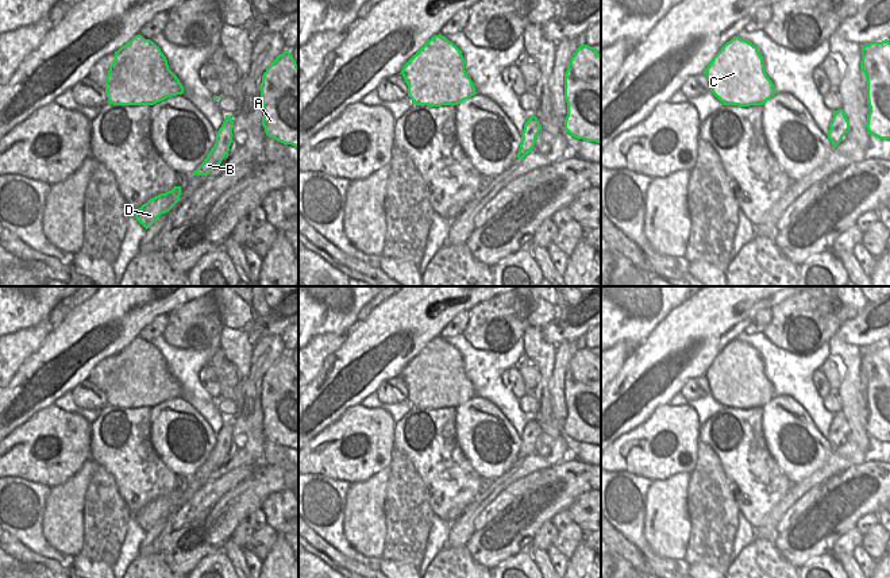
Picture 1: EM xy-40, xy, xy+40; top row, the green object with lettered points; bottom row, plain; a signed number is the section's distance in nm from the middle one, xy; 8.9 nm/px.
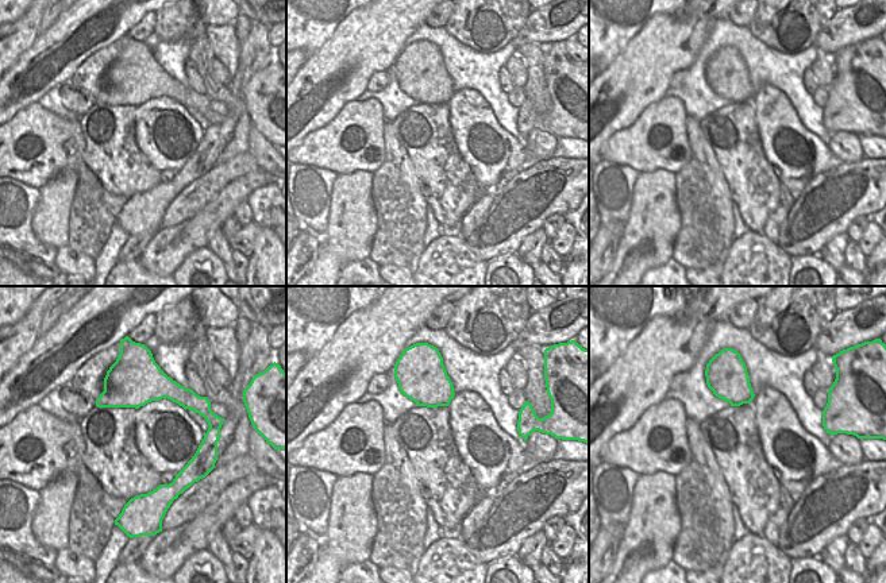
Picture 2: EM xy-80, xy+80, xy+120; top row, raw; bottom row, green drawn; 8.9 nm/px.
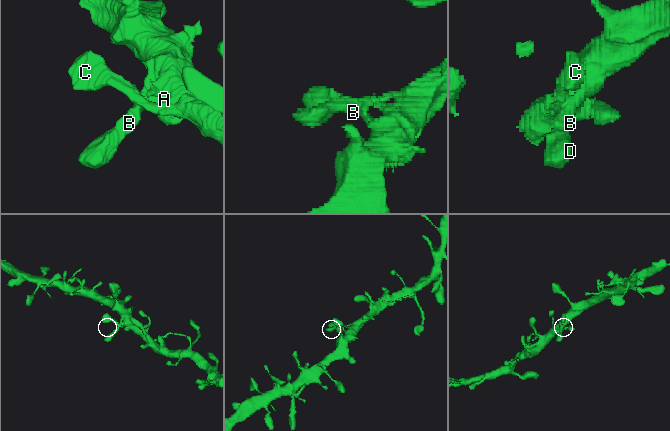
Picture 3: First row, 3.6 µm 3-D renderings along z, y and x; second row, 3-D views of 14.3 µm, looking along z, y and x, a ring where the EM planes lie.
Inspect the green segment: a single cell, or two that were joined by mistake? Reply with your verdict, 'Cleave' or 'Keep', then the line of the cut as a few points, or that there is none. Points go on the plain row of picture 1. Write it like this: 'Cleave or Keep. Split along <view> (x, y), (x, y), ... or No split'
Keep. No split

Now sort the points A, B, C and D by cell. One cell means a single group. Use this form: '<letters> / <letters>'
A B C D

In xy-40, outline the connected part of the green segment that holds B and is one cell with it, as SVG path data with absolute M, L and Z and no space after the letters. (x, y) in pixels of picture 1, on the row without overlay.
M226 417L226 423L221 429L216 435L216 444L211 451L209 456L204 462L204 465L188 478L208 478L215 470L217 470L224 459L230 454L230 448L232 446L232 431L234 431L234 419Z

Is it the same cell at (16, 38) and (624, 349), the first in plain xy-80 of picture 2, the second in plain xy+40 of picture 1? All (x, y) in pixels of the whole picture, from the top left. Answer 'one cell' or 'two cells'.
one cell

